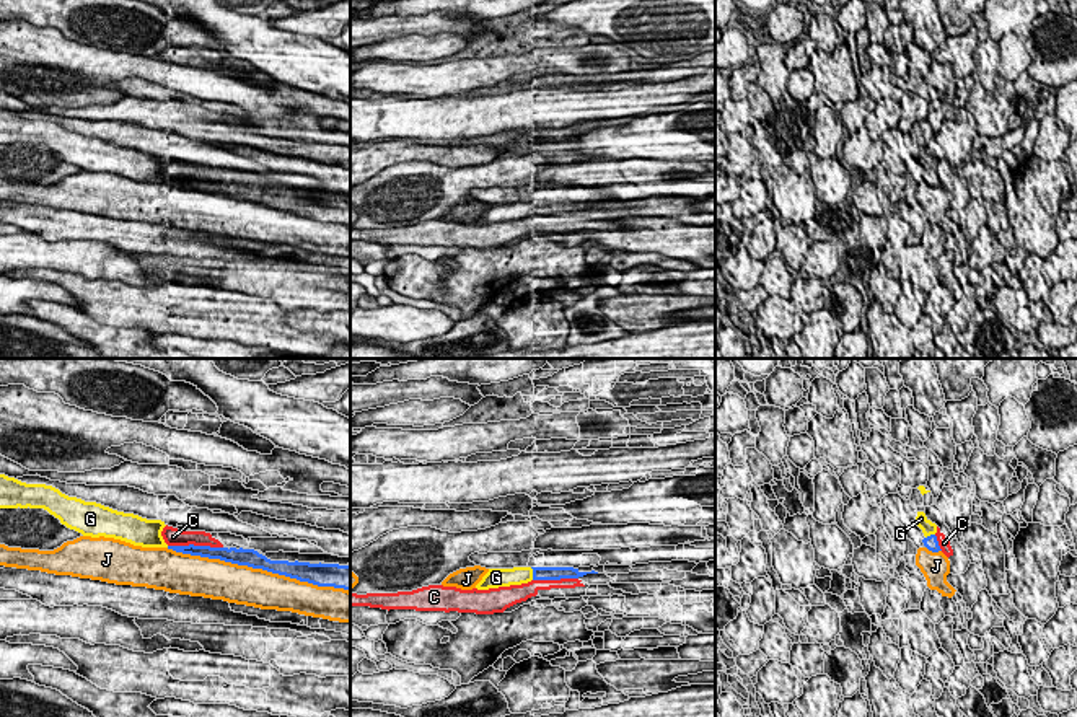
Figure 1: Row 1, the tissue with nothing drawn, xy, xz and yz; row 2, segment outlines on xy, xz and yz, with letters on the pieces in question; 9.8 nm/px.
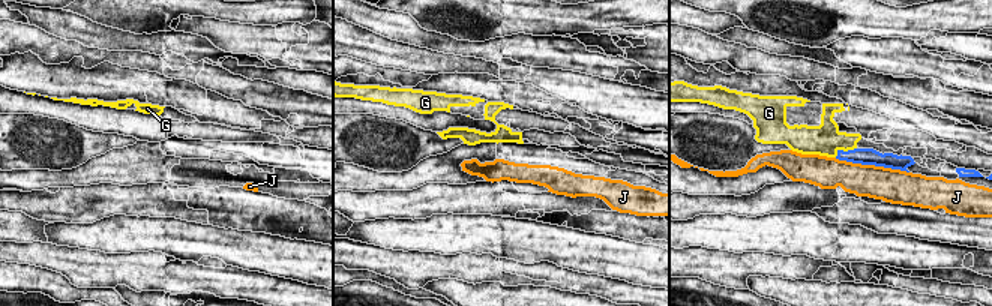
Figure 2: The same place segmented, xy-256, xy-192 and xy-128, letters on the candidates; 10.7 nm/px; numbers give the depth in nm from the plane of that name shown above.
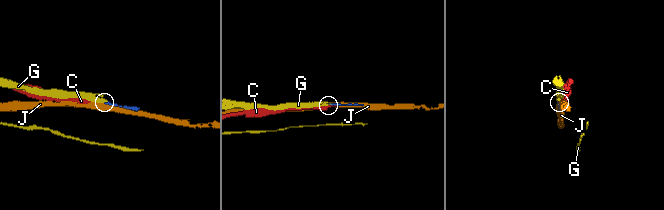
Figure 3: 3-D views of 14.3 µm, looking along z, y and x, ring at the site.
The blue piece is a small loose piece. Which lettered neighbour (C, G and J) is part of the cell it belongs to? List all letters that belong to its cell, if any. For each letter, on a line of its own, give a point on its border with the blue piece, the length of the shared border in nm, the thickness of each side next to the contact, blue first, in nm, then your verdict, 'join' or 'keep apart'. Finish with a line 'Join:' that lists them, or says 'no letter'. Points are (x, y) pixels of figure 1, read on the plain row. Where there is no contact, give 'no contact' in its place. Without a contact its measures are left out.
C: xy (196, 181) | 550 nm | 130/180 nm | keep apart
G: xz (533, 209) | 130 nm | 130/190 nm | join
J: xy (258, 202) | 1850 nm | 170/380 nm | keep apart
Join: G

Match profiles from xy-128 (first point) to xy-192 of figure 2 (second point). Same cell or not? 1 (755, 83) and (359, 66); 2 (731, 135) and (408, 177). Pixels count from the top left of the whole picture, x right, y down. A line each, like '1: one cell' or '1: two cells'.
1: one cell
2: two cells

